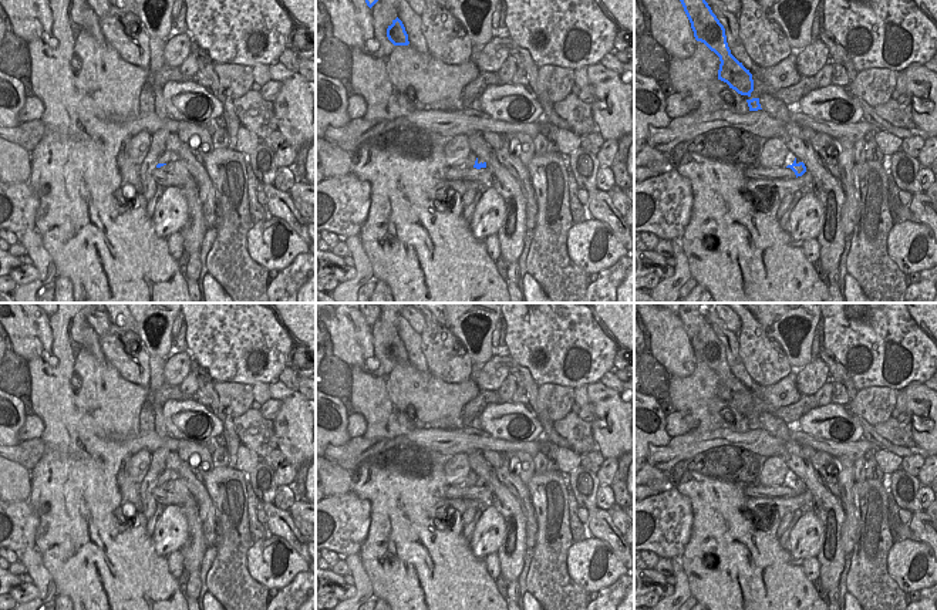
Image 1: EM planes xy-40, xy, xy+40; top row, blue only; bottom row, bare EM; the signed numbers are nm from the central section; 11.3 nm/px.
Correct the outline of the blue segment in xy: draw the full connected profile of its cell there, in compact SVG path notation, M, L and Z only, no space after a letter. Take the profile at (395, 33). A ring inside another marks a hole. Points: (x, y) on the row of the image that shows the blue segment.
M397 17L387 28L387 37L394 46L408 46L408 34L402 21Z

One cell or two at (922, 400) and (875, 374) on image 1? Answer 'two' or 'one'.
two

